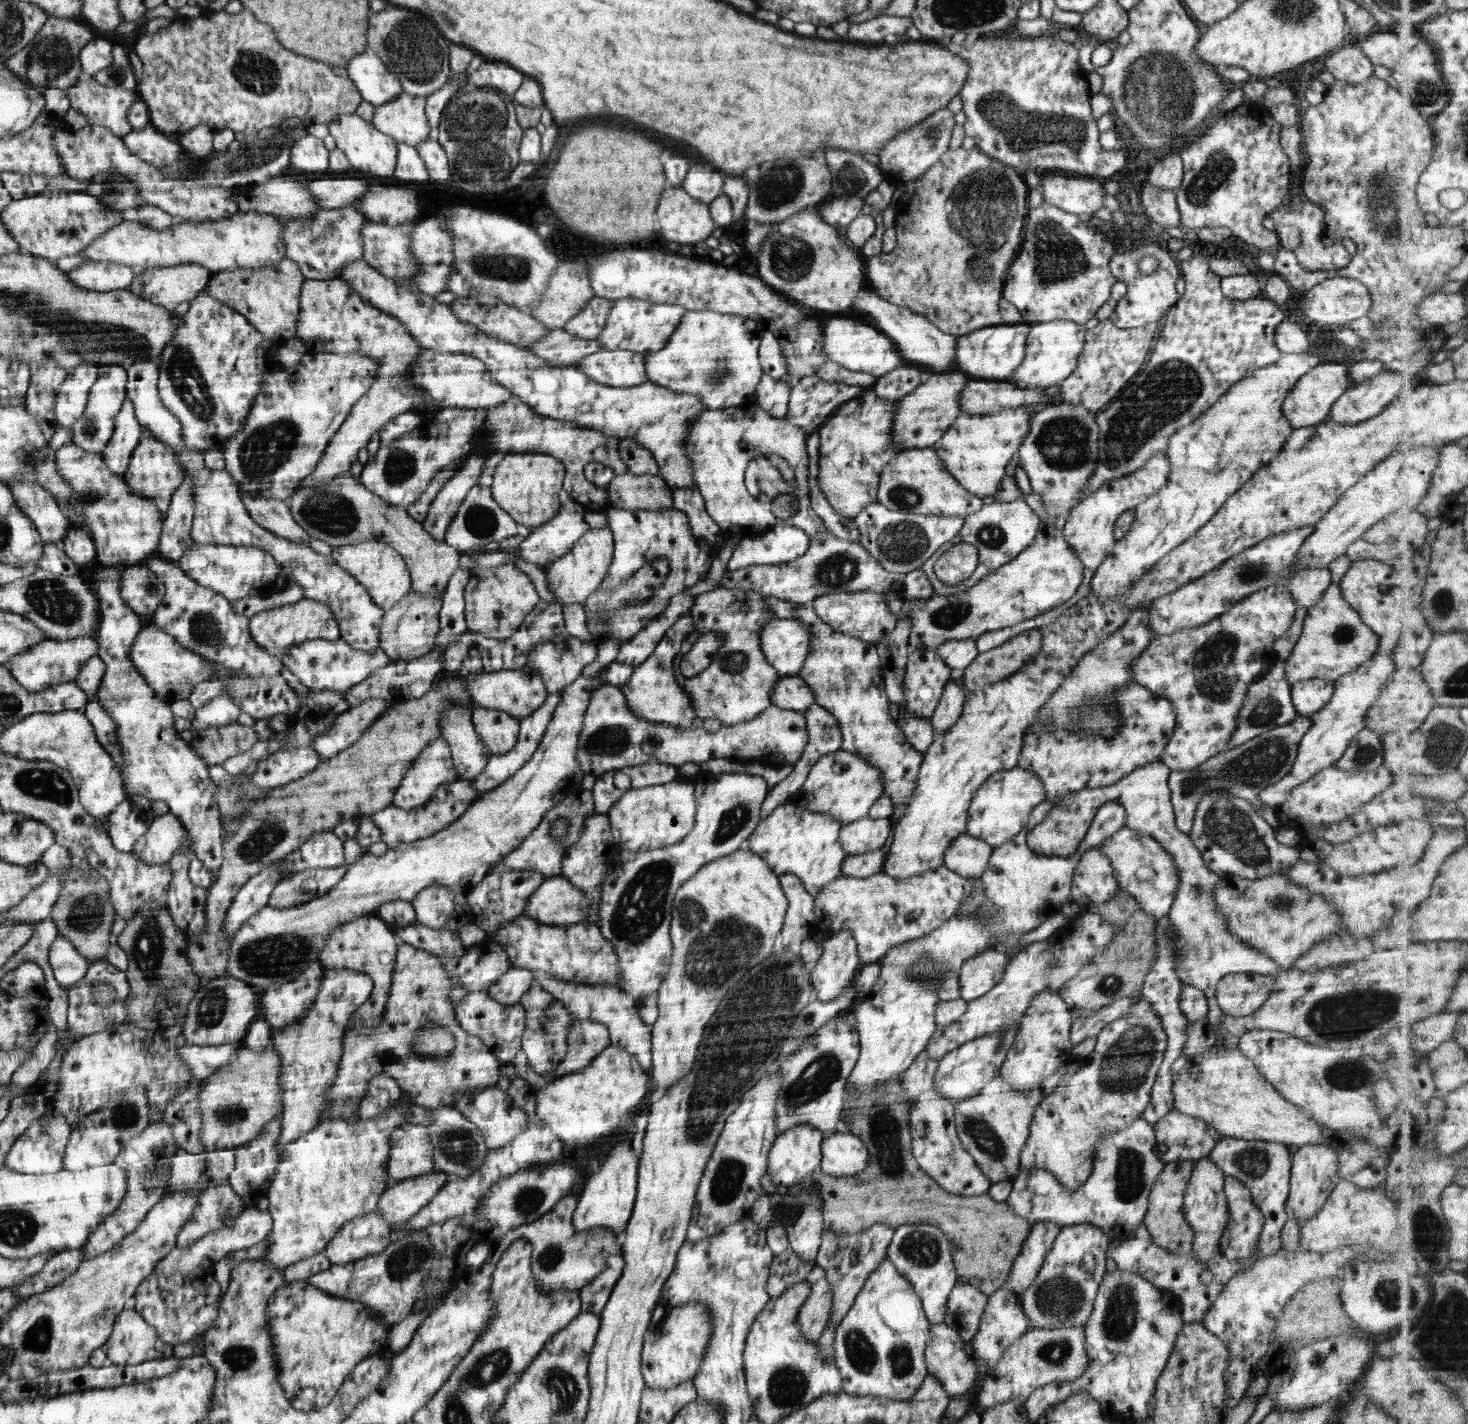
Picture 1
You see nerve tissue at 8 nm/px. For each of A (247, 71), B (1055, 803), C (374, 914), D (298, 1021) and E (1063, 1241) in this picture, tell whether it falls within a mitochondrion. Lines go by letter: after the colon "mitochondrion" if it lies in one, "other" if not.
A: mitochondrion
B: other
C: other
D: other
E: other

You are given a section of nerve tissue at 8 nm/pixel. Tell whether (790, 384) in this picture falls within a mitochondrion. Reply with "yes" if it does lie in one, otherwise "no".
no

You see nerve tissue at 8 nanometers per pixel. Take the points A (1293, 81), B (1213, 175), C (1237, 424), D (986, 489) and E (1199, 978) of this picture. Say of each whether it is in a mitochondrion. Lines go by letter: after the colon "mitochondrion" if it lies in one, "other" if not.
A: other
B: mitochondrion
C: other
D: other
E: other

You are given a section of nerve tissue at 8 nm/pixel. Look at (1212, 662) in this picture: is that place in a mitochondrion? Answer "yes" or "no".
yes

